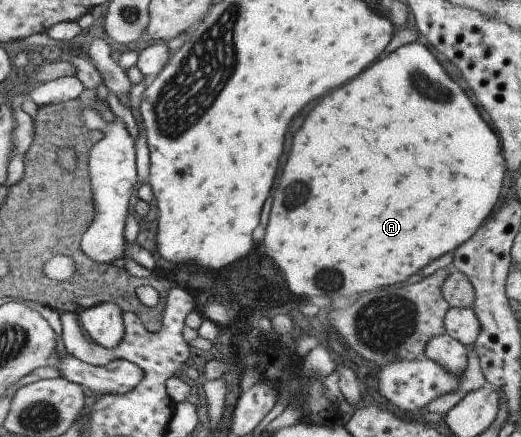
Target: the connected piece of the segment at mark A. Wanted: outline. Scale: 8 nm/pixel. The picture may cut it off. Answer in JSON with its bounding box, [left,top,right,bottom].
[263,40,505,302]

